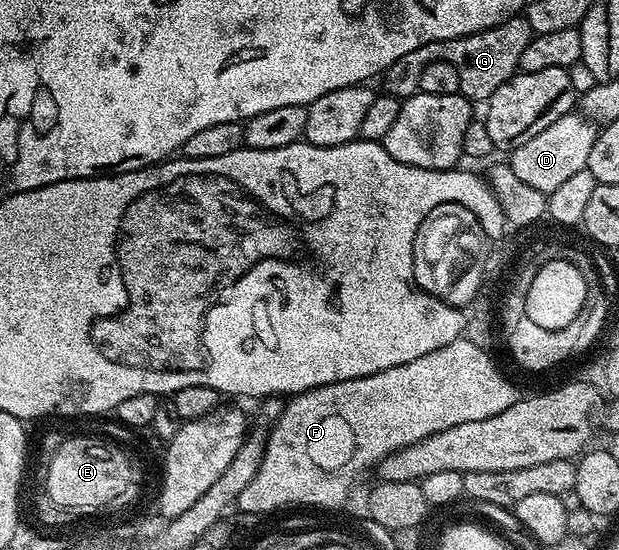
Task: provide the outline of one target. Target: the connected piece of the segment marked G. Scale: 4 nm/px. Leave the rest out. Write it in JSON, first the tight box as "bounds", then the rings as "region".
{"bounds":[382,17,534,101],"region":[[[513,17],[505,23],[494,25],[485,31],[479,31],[473,35],[464,35],[460,39],[443,39],[422,45],[406,57],[398,57],[394,65],[388,68],[382,76],[383,90],[389,95],[410,96],[420,91],[419,82],[422,73],[431,62],[439,59],[450,62],[456,66],[461,75],[461,87],[459,94],[469,101],[488,100],[502,84],[510,81],[512,76],[520,71],[520,58],[530,45],[534,32],[530,29],[527,18]]]}

